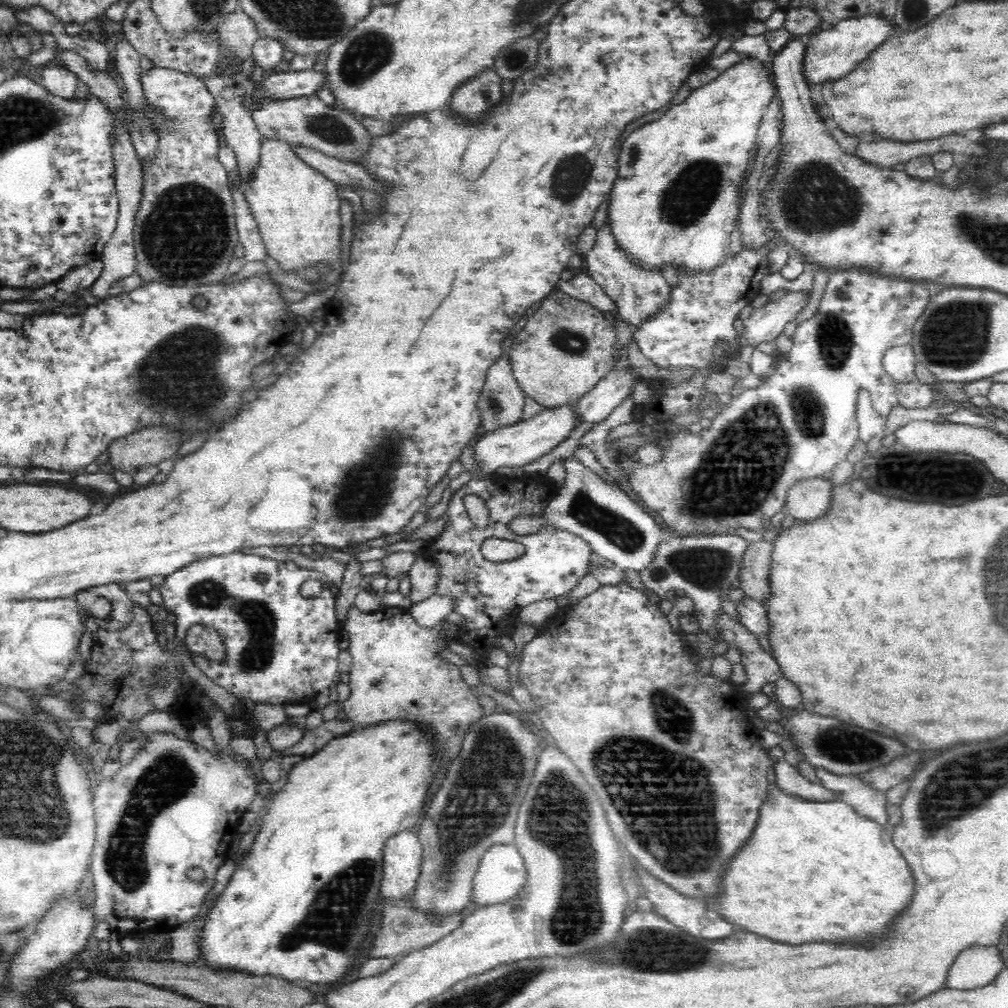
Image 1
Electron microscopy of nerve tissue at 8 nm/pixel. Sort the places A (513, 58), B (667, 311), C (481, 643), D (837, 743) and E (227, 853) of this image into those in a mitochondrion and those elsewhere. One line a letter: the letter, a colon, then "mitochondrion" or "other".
A: mitochondrion
B: other
C: other
D: mitochondrion
E: other

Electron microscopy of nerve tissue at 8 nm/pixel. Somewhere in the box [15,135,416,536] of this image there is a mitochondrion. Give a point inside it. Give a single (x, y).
(181, 377)

